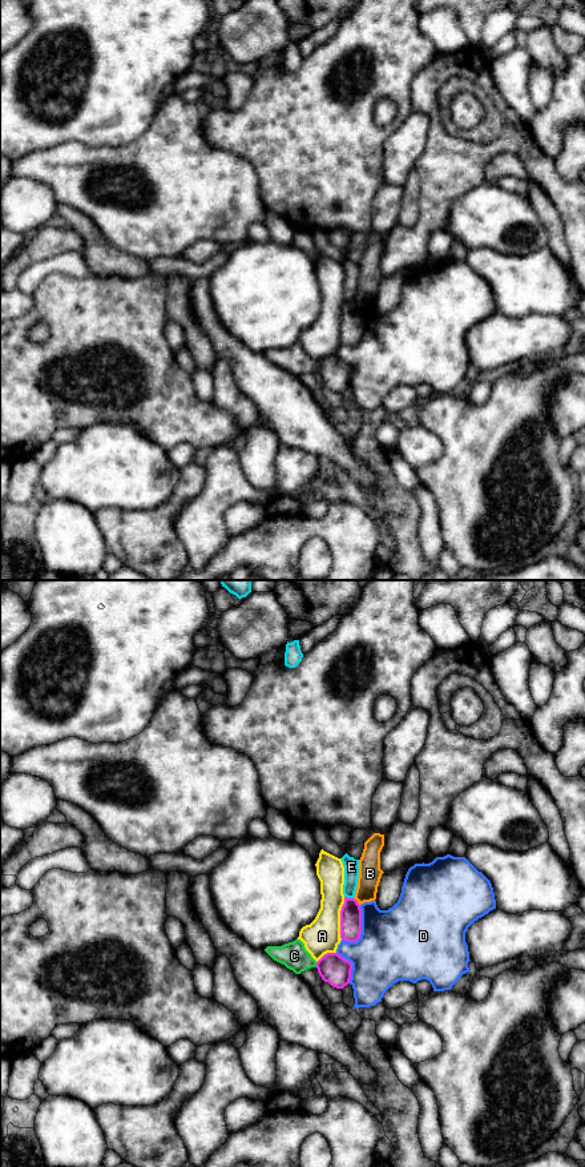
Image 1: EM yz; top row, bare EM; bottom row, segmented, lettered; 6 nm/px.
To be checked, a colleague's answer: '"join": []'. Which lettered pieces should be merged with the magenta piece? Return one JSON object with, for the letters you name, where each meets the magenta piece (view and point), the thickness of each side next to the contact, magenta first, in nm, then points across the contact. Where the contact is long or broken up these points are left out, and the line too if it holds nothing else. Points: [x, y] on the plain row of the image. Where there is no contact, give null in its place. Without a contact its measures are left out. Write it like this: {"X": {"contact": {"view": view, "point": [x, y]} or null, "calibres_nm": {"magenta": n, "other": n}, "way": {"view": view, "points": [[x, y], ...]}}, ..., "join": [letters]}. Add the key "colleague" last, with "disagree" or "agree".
{"join": [], "colleague": "agree"}

